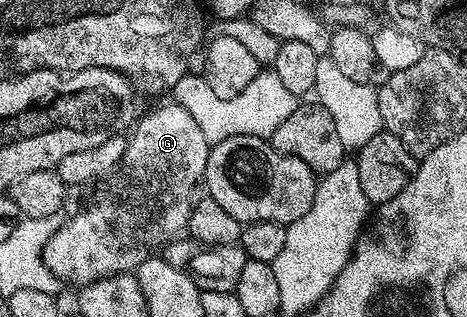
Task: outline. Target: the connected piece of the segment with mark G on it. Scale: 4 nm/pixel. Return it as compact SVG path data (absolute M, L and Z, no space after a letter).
M174 104L159 106L156 110L149 111L142 118L143 115L134 123L133 129L127 138L127 147L123 153L123 158L114 173L102 183L102 186L104 185L103 190L96 192L95 199L84 210L77 211L68 222L66 219L44 246L44 264L48 266L49 272L56 275L60 283L76 282L76 287L82 288L88 286L91 282L96 282L98 278L108 278L114 274L130 274L138 271L139 266L146 258L150 258L156 252L162 251L168 242L175 241L176 238L180 237L186 231L189 212L195 207L197 195L200 193L198 190L201 190L201 183L207 176L207 157L211 151L212 143L205 140L204 134L201 133L201 128L197 124L197 120L193 120L193 116L189 116L189 112L185 112L183 106L176 106Z

